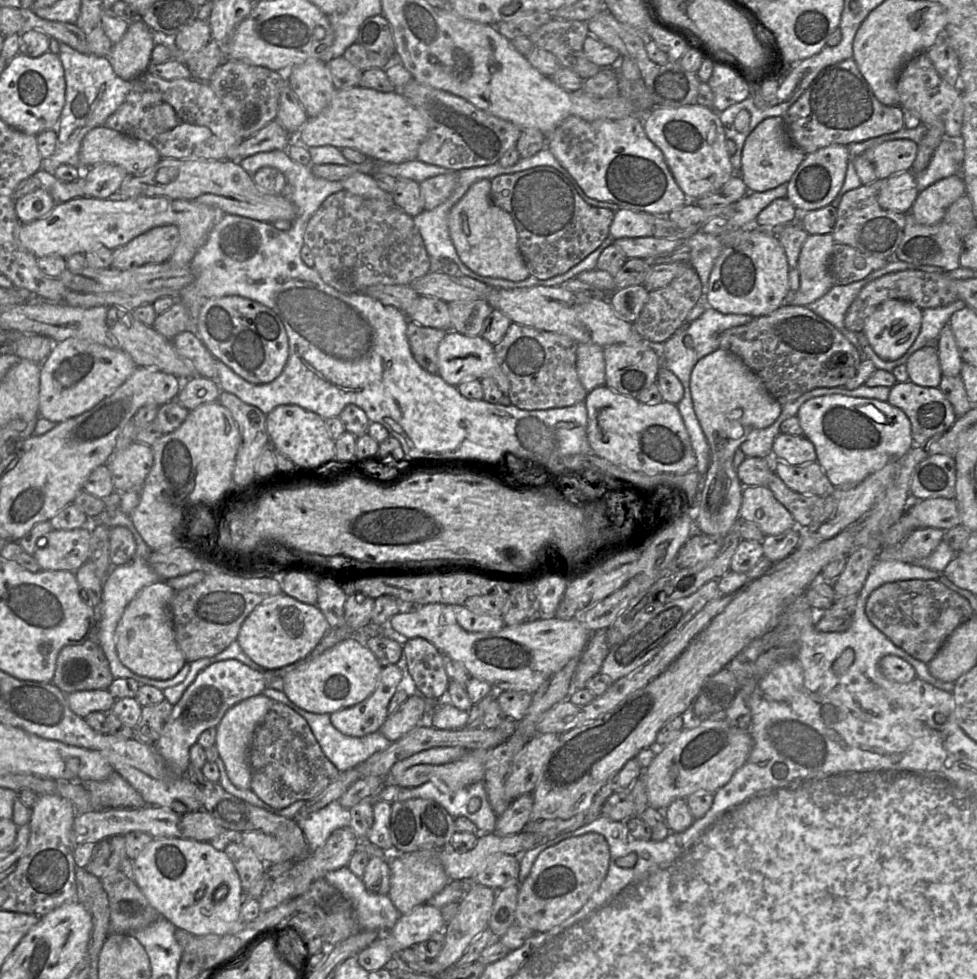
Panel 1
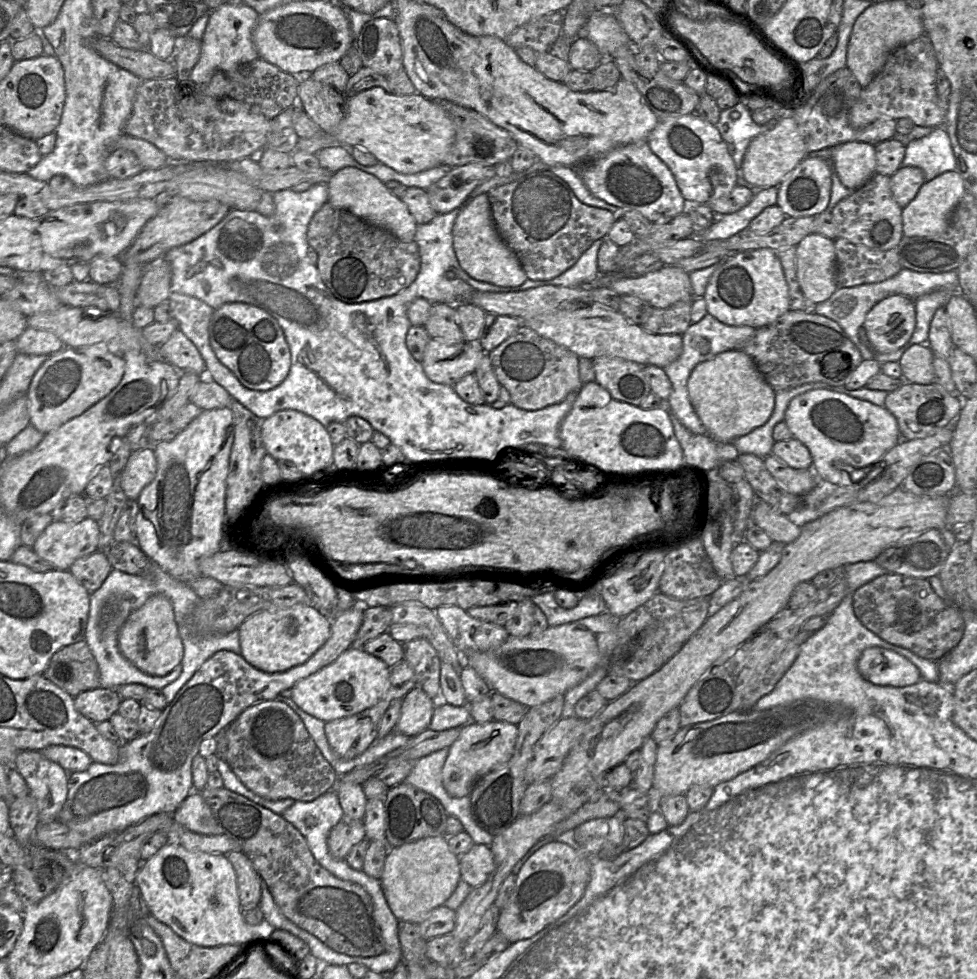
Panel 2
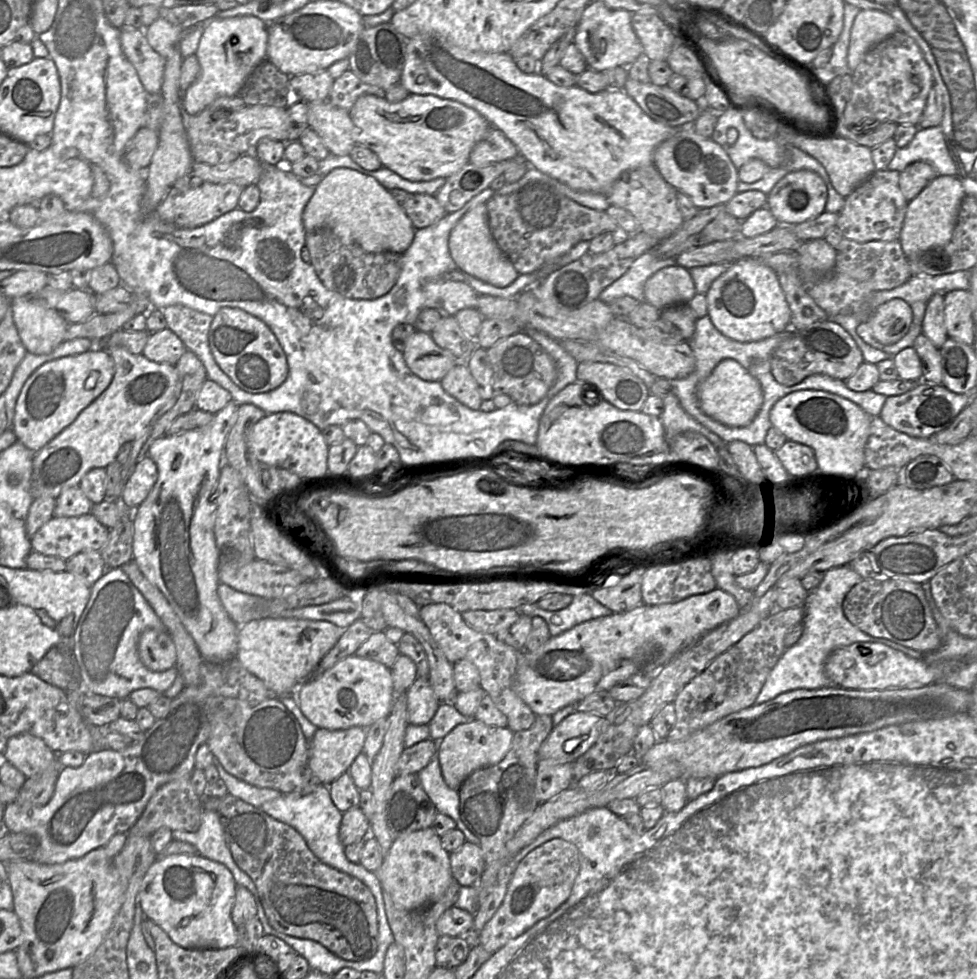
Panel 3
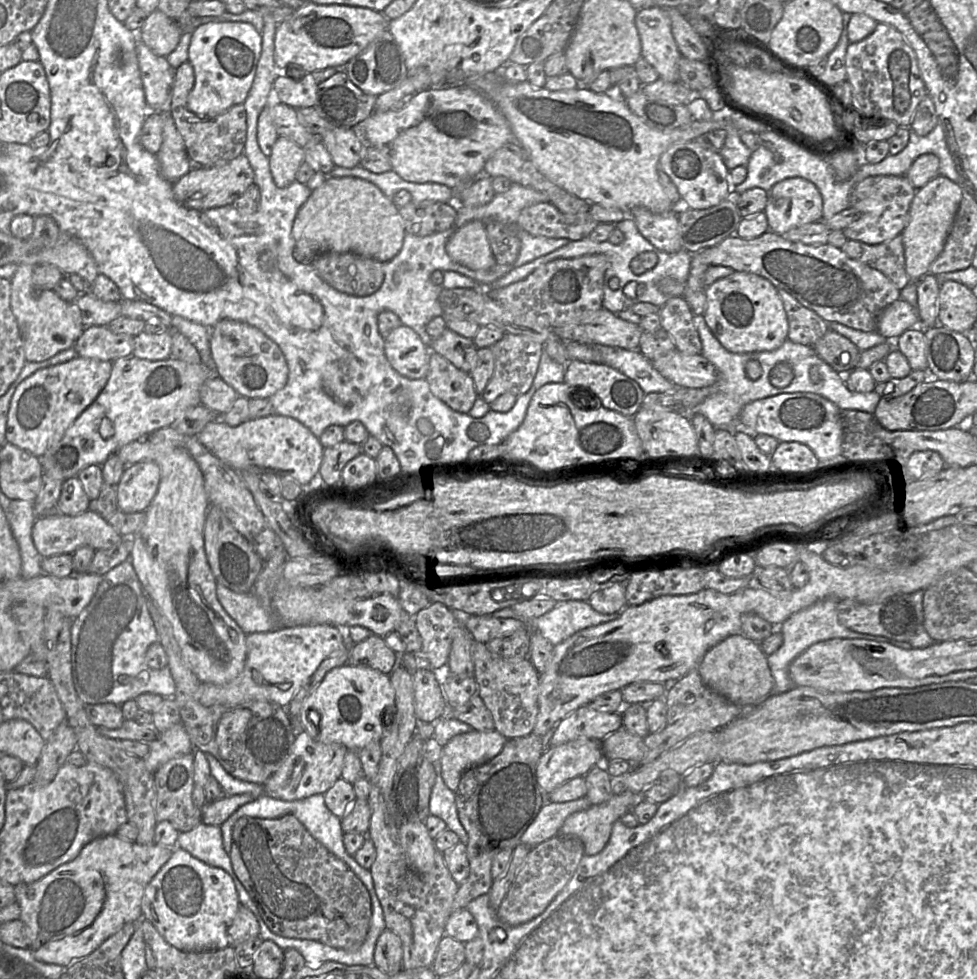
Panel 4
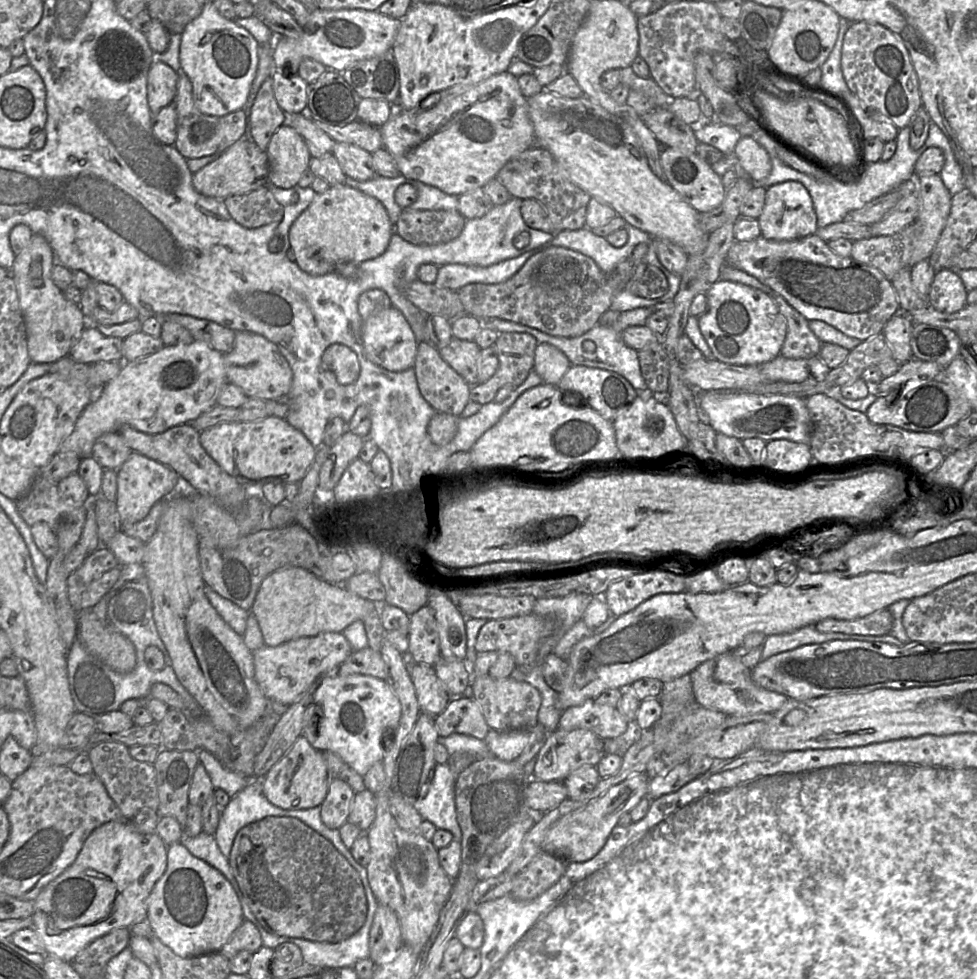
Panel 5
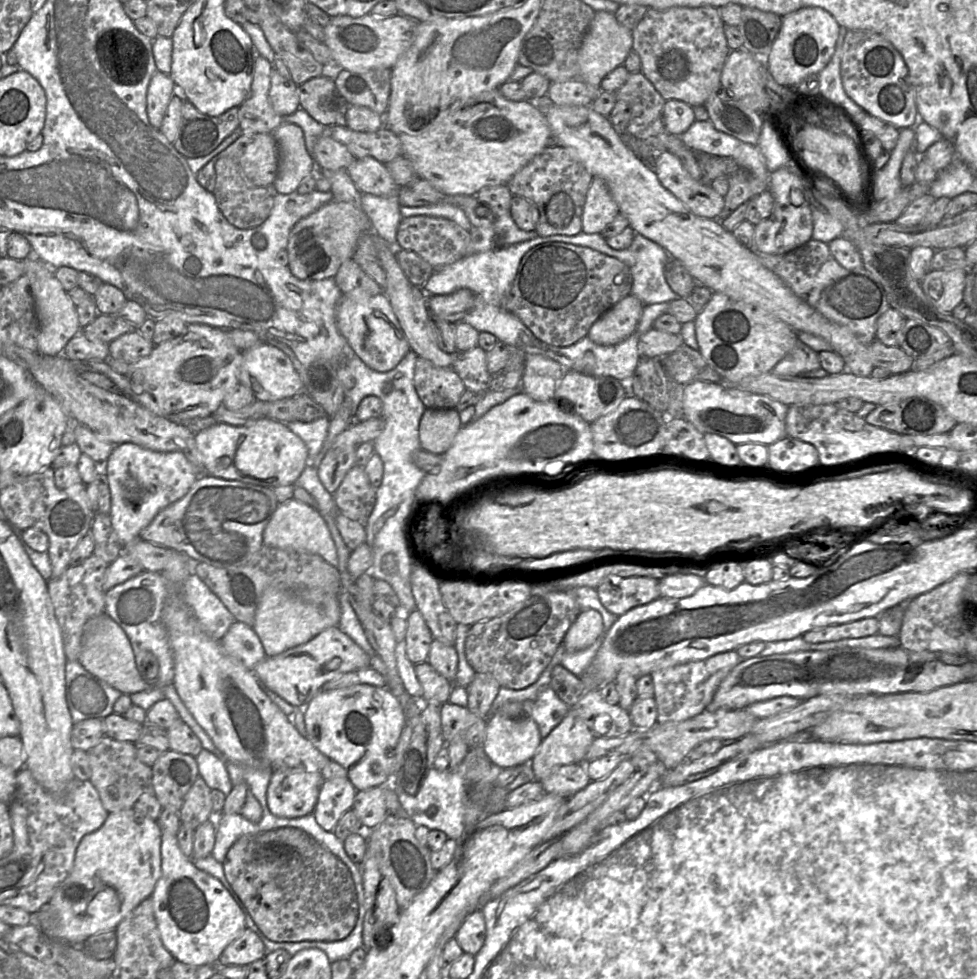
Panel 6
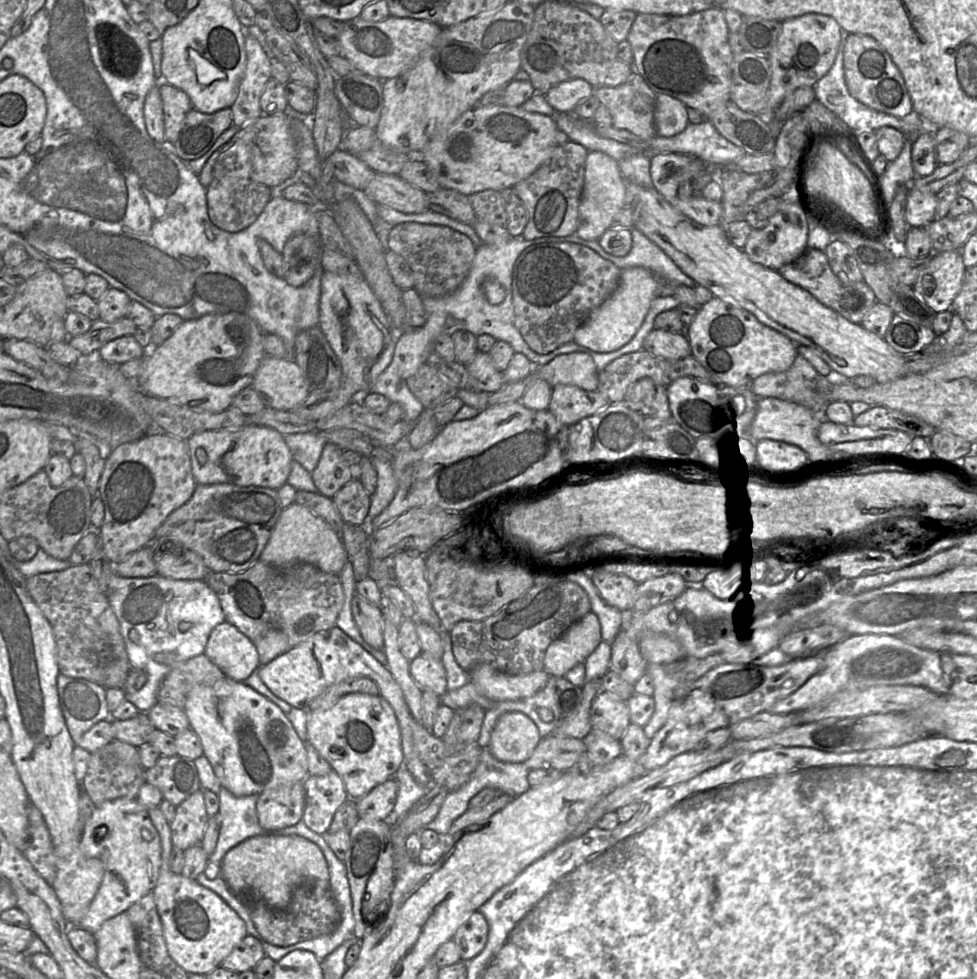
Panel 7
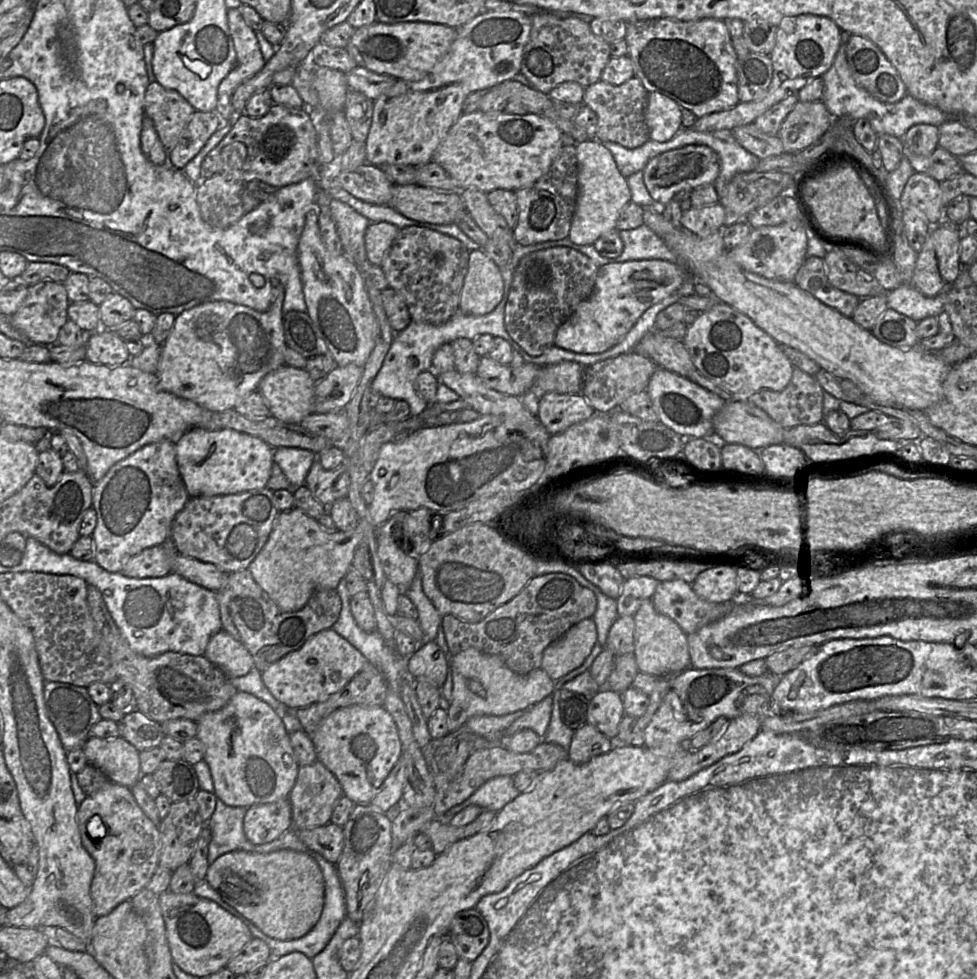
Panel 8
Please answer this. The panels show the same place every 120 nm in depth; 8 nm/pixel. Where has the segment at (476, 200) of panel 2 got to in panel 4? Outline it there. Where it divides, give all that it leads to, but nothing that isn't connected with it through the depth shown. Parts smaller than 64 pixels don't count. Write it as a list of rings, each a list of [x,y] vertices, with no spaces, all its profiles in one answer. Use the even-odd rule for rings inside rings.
[[[479,220],[457,229],[446,244],[446,252],[453,261],[471,270],[489,270],[496,265],[485,223]]]

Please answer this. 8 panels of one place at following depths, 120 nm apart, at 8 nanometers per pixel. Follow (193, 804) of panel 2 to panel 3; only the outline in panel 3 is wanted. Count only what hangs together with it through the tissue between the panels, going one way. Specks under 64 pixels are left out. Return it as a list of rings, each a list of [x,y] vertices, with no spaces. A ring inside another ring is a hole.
[[[203,809],[201,825],[197,832],[175,830],[172,831],[172,837],[174,840],[188,842],[195,846],[198,855],[225,865],[231,871],[237,885],[247,888],[255,901],[256,898],[260,899],[253,880],[233,859],[216,811]]]

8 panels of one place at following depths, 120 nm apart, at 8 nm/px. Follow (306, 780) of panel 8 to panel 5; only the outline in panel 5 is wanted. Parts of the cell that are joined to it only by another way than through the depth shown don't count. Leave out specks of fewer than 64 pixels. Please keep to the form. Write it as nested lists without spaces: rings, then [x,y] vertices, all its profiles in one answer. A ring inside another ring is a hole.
[[[335,777],[320,805],[321,821],[330,829],[339,829],[347,821],[354,795],[346,782]]]

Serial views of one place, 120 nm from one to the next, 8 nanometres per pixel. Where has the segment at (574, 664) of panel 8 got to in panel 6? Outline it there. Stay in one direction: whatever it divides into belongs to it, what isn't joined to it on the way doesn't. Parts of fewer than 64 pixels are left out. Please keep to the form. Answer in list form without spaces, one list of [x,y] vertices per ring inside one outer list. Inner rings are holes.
[[[593,609],[581,611],[563,639],[565,653],[572,653],[591,646],[603,633],[603,618]]]

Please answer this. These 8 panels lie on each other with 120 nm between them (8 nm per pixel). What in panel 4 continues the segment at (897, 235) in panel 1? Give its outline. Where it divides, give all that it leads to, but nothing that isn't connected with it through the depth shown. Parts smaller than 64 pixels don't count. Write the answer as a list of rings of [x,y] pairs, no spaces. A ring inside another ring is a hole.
[[[877,175],[865,178],[854,186],[849,196],[850,207],[857,209],[860,217],[843,229],[843,234],[849,240],[870,245],[887,242],[901,234],[907,224],[909,207],[916,190],[905,176]]]

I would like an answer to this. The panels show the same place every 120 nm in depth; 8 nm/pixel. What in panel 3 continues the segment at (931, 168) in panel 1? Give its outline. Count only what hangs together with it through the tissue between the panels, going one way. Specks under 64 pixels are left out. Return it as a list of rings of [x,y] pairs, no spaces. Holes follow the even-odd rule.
[[[940,125],[917,129],[913,139],[905,147],[896,150],[891,162],[887,166],[887,170],[901,172],[909,164],[916,161],[929,163],[935,169],[937,175],[958,176],[957,164],[950,152]]]

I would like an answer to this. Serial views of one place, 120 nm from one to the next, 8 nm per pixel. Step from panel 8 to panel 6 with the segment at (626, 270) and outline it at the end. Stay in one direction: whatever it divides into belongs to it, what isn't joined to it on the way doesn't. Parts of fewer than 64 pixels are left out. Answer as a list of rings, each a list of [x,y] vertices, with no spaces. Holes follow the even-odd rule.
[[[629,294],[593,323],[587,337],[595,344],[601,346],[618,344],[635,331],[643,309],[644,305],[642,302]]]

